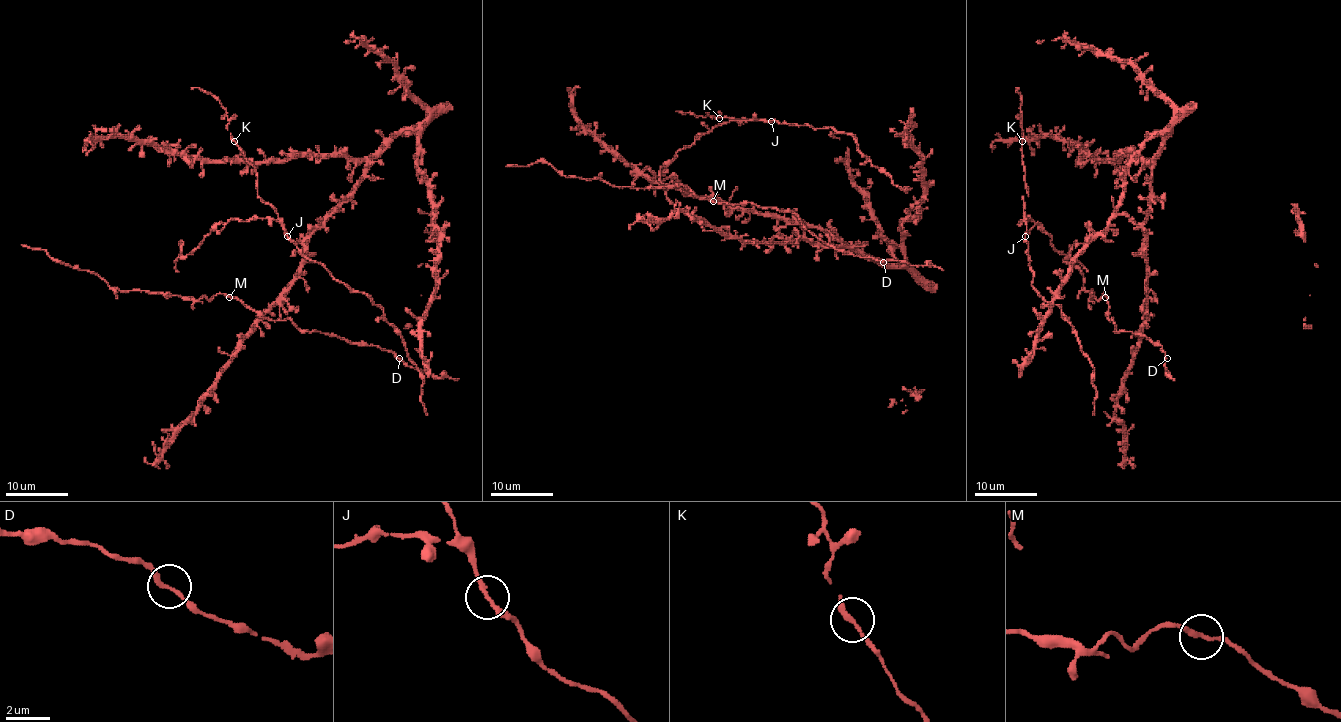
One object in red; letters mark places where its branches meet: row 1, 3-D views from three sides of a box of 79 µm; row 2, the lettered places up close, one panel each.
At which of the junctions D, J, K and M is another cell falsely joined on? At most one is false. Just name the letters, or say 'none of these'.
none of these

